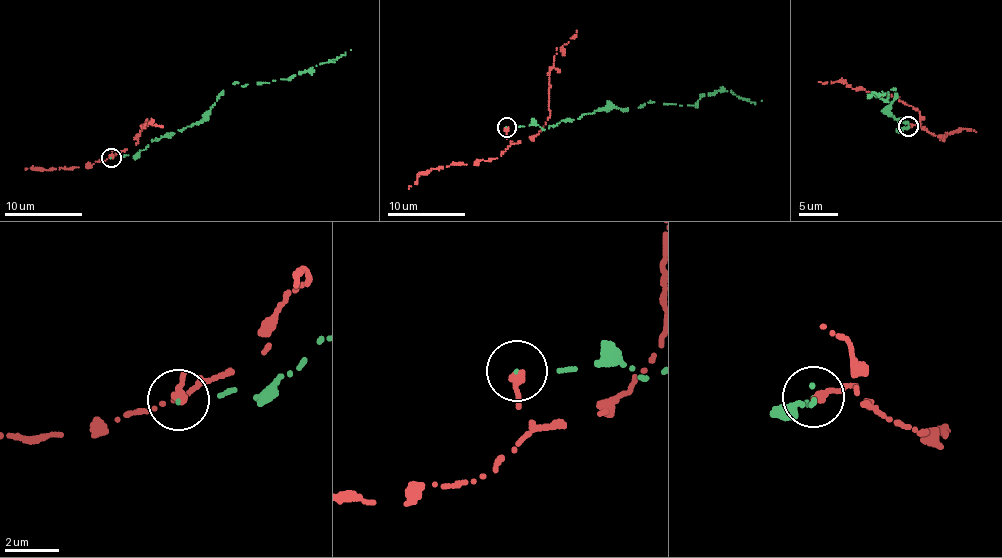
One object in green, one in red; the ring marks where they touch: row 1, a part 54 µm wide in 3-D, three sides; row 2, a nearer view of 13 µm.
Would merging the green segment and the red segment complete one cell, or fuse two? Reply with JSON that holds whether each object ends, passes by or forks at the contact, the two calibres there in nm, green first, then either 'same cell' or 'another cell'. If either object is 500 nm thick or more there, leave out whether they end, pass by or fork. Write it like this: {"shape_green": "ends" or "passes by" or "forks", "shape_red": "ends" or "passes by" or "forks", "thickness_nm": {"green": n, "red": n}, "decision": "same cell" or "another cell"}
{"shape_green": "ends", "shape_red": "ends", "thickness_nm": {"green": 70, "red": 320}, "decision": "another cell"}

